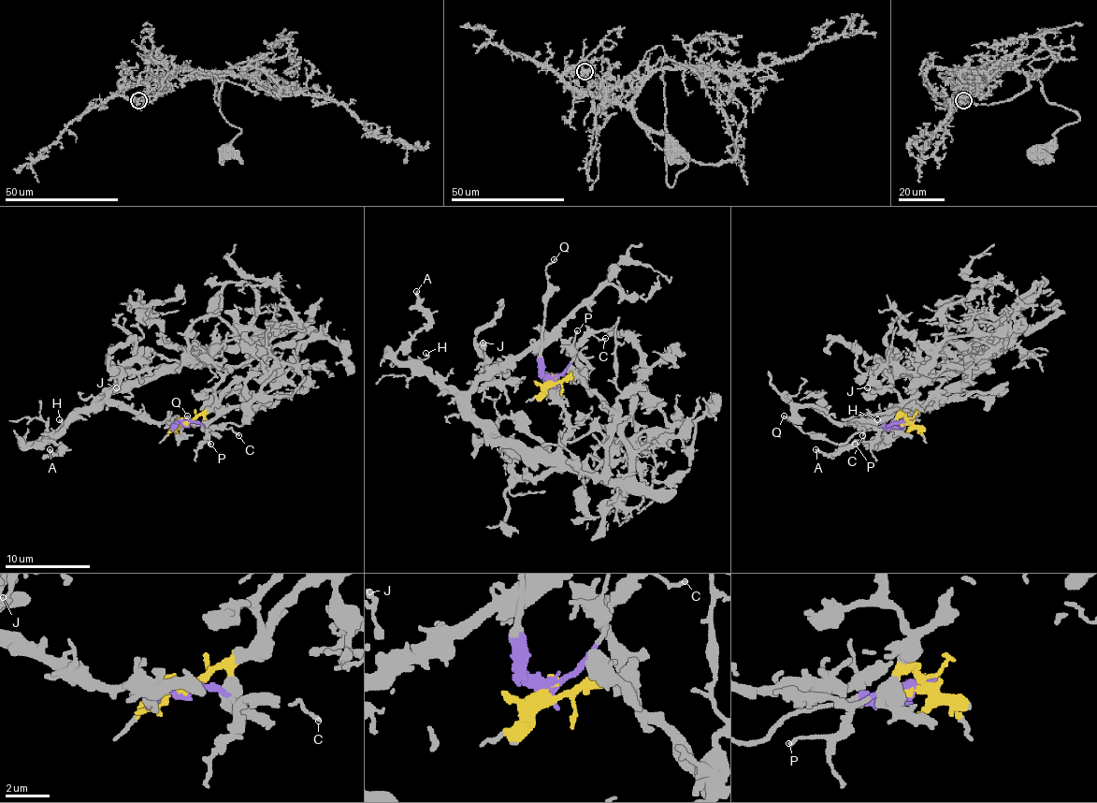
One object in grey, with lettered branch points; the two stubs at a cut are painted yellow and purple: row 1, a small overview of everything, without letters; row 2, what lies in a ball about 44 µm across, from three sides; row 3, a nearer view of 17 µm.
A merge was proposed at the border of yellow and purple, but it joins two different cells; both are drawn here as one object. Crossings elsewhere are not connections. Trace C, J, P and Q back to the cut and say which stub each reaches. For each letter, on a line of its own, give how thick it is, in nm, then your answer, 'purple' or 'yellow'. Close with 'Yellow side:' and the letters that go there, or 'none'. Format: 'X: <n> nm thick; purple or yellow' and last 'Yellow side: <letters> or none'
C: 150 nm thick; purple
J: 240 nm thick; yellow
P: 160 nm thick; purple
Q: 170 nm thick; purple
Yellow side: J

